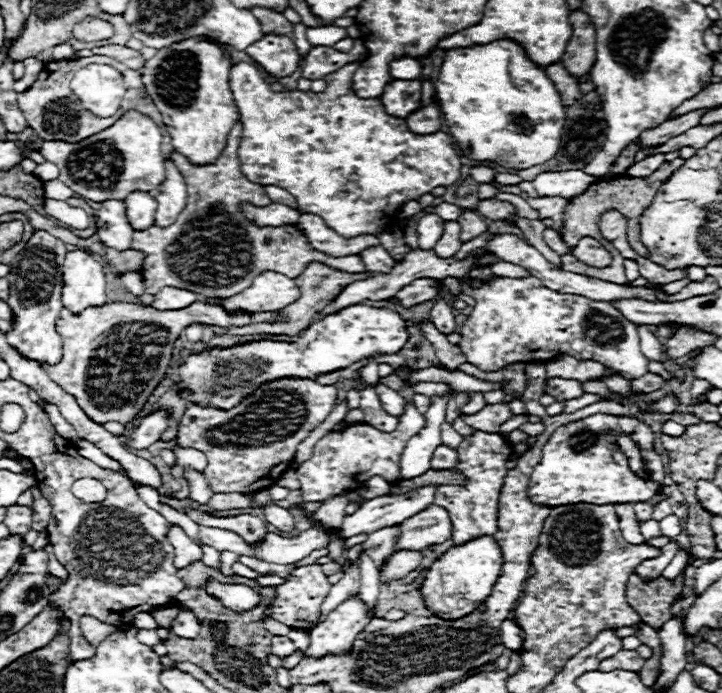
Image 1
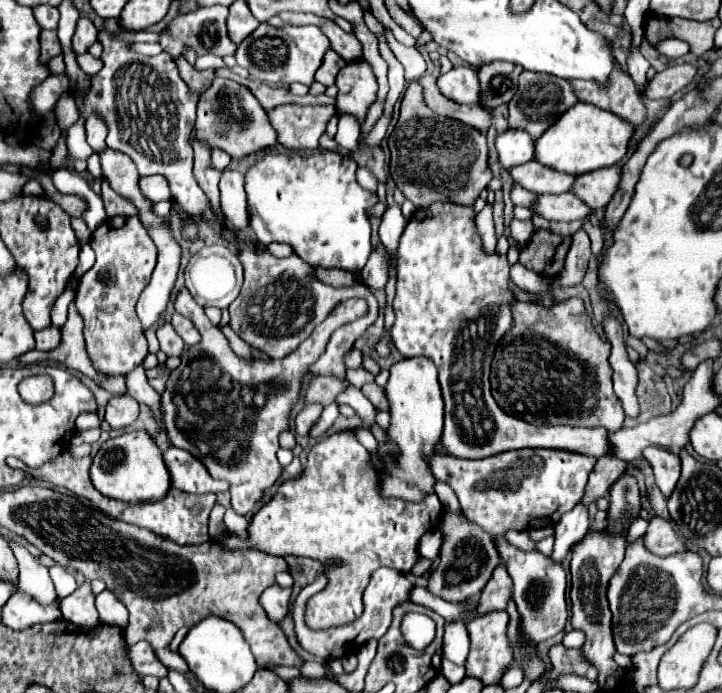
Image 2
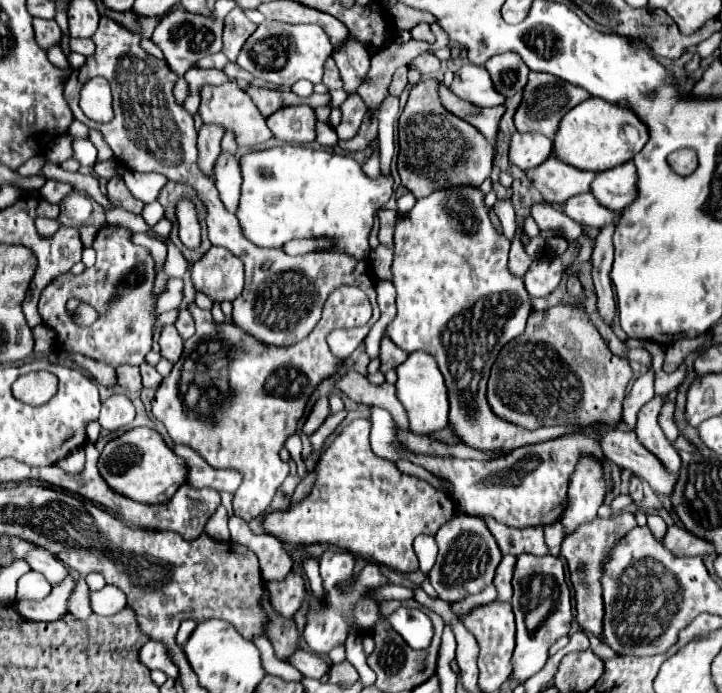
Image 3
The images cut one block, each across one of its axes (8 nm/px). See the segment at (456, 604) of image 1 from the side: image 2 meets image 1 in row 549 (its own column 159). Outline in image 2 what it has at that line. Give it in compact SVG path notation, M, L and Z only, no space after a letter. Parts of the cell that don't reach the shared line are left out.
M142 430L106 440L92 460L90 482L100 494L130 504L162 500L170 488L170 476L164 466L162 452Z

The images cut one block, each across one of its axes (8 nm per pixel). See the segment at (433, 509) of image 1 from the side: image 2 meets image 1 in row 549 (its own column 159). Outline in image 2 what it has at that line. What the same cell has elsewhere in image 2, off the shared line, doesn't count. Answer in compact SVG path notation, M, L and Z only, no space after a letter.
M138 366L130 374L126 374L126 386L128 386L128 394L132 398L136 398L140 404L146 404L148 408L152 408L156 420L162 424L162 410L158 406L160 394L156 394L154 388L146 382L146 374L144 374L142 366Z

